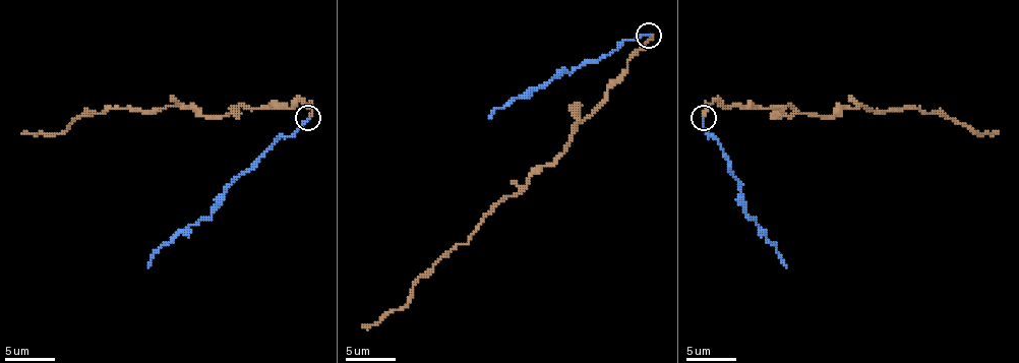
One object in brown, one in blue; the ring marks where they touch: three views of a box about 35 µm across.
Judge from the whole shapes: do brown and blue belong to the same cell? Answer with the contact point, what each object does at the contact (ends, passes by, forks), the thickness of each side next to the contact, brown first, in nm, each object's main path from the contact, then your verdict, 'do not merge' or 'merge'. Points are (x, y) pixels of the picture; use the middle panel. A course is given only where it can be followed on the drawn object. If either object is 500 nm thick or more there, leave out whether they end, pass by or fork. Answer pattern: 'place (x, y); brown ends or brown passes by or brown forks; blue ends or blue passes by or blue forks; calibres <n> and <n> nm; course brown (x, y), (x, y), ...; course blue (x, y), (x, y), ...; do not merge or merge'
place (648, 36); brown ends; blue ends; calibres 150 and 120 nm; course brown (650, 35), (564, 150), (423, 275), (403, 307), (362, 327); course blue (648, 35), (624, 40), (597, 60), (585, 60), (570, 72), (556, 75), (506, 103), (488, 118); do not merge

